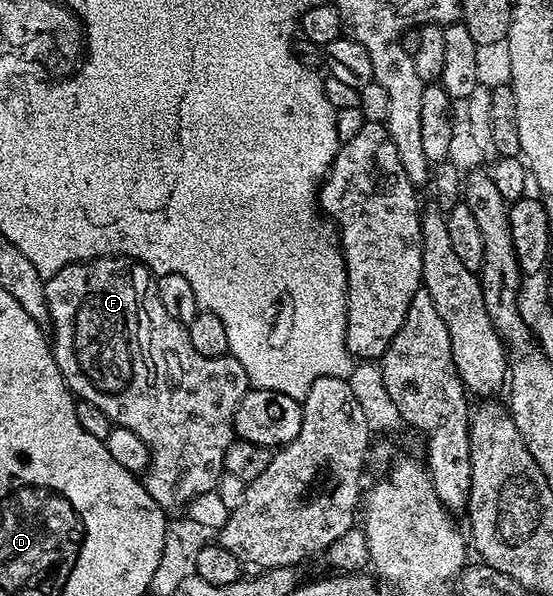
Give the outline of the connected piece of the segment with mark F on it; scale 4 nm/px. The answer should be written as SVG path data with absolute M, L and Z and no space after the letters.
M96 257L93 261L76 261L72 265L62 267L53 277L44 282L44 294L48 304L48 321L56 332L56 341L52 345L52 354L58 363L58 371L62 379L68 384L69 389L81 402L89 401L100 413L105 413L112 420L113 426L129 429L138 435L148 445L148 467L142 474L144 489L166 511L172 509L183 510L188 502L193 501L198 495L211 493L217 488L216 480L224 473L224 460L226 459L226 447L234 439L234 415L241 399L248 394L250 382L242 363L231 355L223 357L207 357L198 355L194 351L194 343L190 343L190 335L185 326L178 324L170 315L166 315L166 307L156 298L154 274L149 266L140 261L133 261L131 257Z

